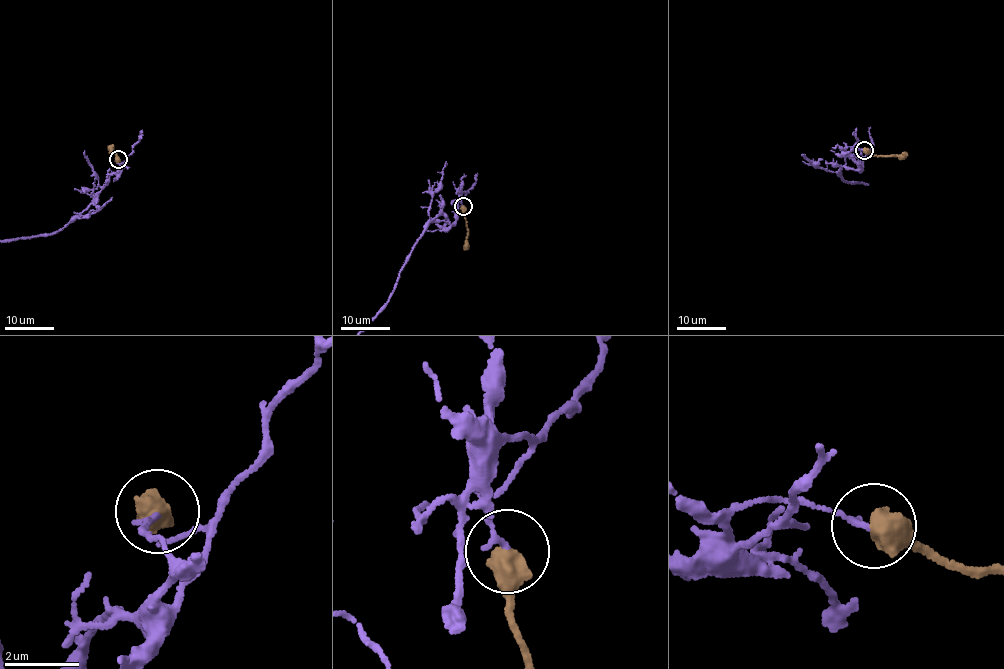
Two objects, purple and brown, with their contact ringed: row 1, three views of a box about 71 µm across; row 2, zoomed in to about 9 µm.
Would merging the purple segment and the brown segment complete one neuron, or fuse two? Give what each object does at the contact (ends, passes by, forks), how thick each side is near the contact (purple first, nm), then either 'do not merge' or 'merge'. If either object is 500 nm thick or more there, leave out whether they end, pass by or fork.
calibres 140 and 750 nm; do not merge

